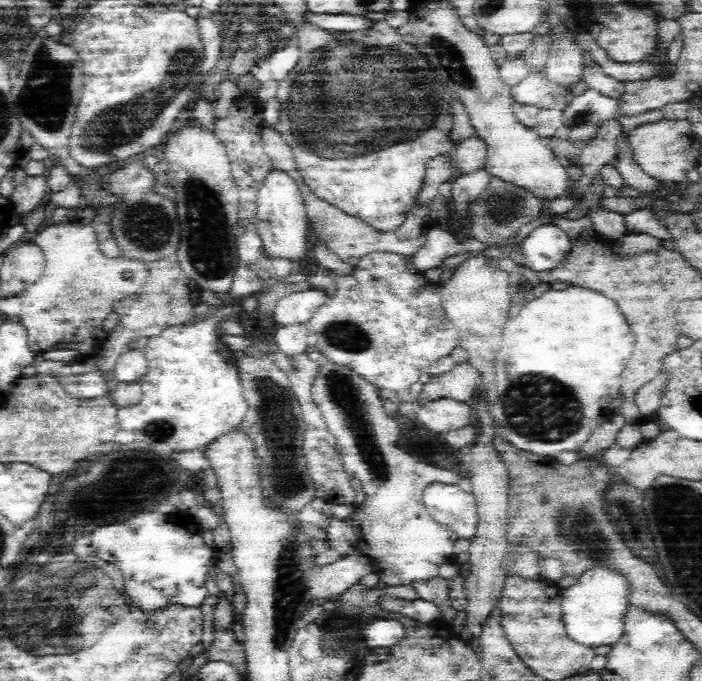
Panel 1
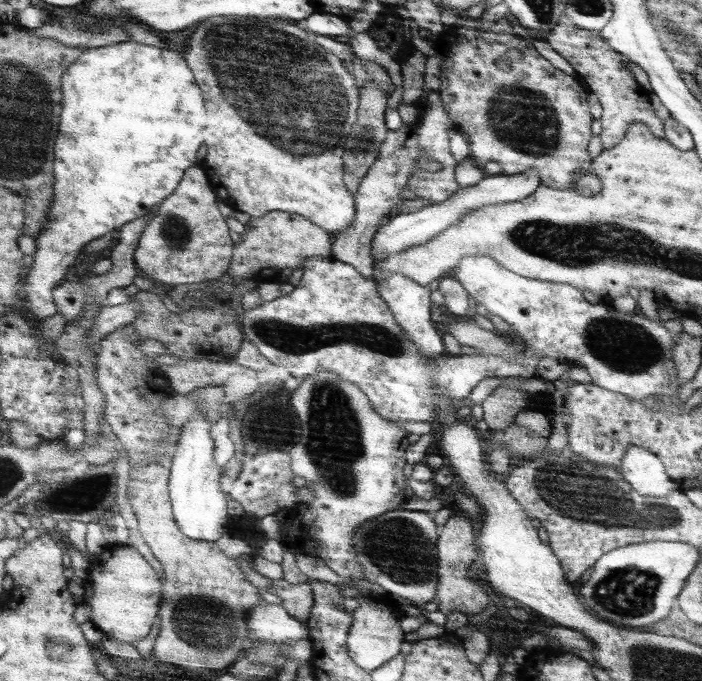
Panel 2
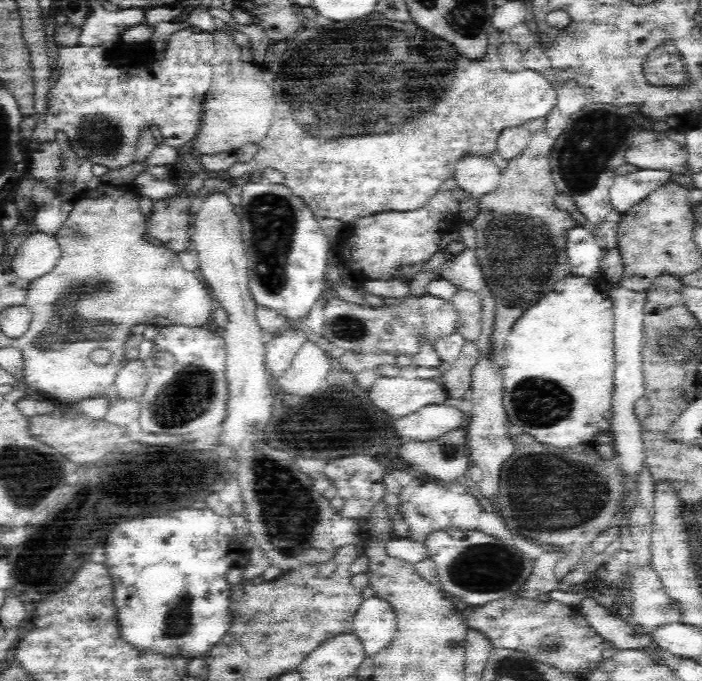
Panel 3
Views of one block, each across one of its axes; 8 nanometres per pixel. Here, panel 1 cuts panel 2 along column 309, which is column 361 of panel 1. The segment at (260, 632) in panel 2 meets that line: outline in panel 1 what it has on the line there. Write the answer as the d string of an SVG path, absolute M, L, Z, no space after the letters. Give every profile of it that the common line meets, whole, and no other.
M372 620L366 622L360 630L360 636L364 640L364 644L370 650L376 648L392 648L394 644L398 644L404 638L404 624L398 620Z

